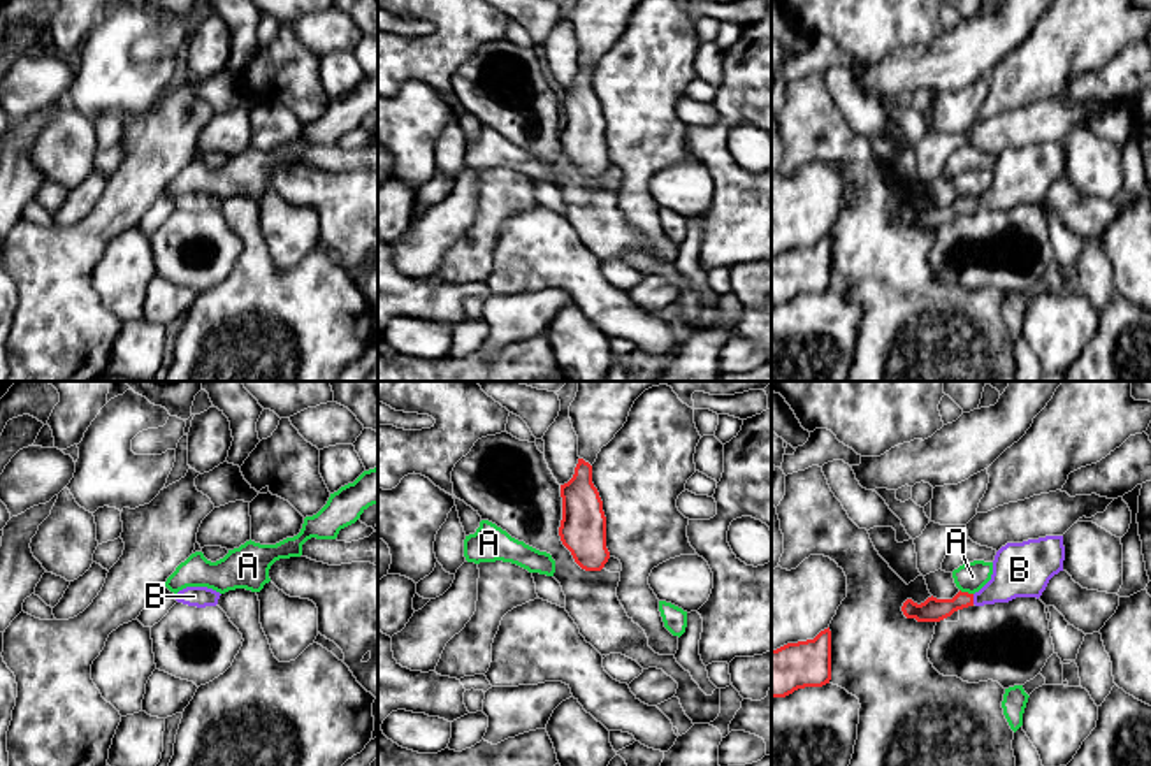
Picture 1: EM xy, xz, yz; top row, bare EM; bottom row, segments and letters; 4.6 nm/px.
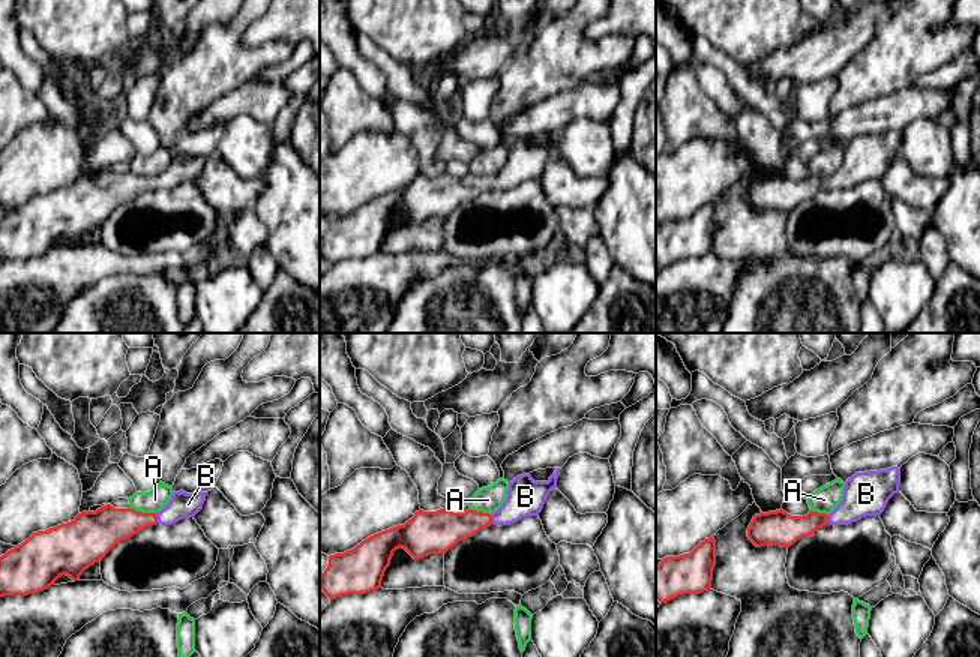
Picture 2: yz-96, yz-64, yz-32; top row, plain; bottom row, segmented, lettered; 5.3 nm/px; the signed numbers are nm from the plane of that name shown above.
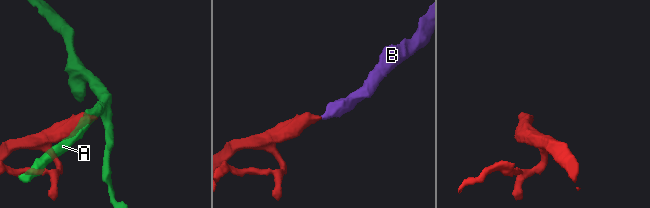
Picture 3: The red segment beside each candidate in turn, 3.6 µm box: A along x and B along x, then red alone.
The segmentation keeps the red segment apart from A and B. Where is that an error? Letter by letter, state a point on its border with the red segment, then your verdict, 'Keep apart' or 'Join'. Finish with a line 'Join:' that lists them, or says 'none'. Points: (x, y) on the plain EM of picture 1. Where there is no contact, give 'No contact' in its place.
A: Touches red at yz (967, 199). Keep apart
B: Touches red at yz (972, 206). Join
Join: B

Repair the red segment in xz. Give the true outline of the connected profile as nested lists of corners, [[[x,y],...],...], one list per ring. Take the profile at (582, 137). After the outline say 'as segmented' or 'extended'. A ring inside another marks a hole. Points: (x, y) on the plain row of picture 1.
[[[578,65],[573,84],[561,91],[562,126],[559,142],[575,169],[585,177],[601,177],[610,165],[606,123],[592,90],[592,72]]]; as segmented

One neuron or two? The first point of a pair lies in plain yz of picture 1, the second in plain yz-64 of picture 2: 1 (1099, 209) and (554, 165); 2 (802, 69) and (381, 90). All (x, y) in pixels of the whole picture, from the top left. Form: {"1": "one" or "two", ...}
{"1": "one", "2": "two"}

